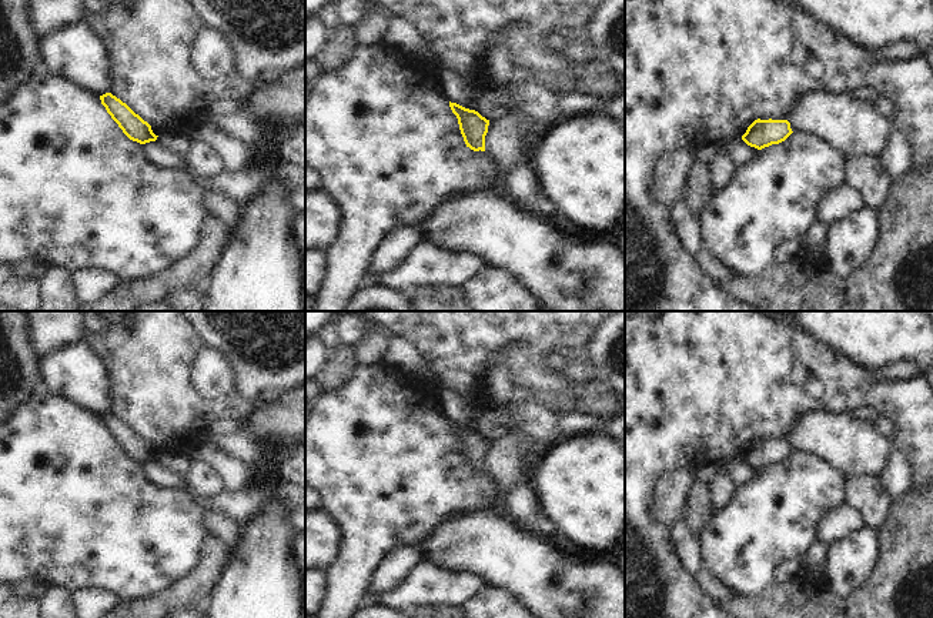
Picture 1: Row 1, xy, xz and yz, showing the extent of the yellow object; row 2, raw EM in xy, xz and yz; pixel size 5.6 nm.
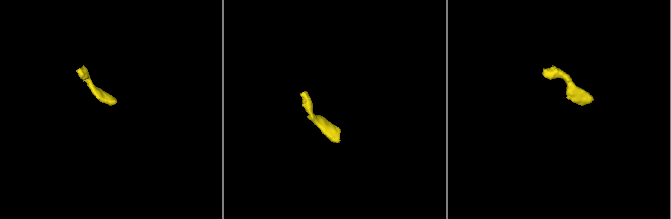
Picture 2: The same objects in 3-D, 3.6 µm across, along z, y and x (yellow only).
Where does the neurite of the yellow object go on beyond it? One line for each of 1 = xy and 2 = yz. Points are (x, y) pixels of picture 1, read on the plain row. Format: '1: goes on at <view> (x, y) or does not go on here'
1: does not go on here
2: does not go on here

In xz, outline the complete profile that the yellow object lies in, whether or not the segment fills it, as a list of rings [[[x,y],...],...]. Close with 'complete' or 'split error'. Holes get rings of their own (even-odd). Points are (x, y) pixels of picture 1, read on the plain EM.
[[[449,421],[449,427],[458,438],[466,467],[474,471],[485,471],[485,455],[488,452],[489,440],[482,437],[478,431],[465,428],[457,422]]] | complete

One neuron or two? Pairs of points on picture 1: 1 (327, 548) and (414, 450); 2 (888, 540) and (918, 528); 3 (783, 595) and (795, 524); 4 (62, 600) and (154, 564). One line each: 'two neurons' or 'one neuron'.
1: two neurons
2: one neuron
3: two neurons
4: two neurons

